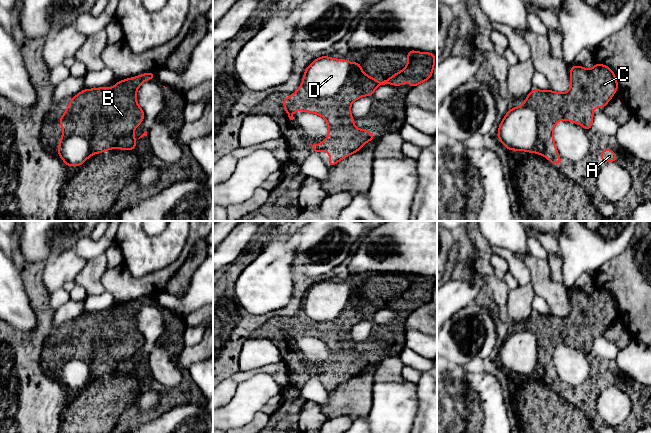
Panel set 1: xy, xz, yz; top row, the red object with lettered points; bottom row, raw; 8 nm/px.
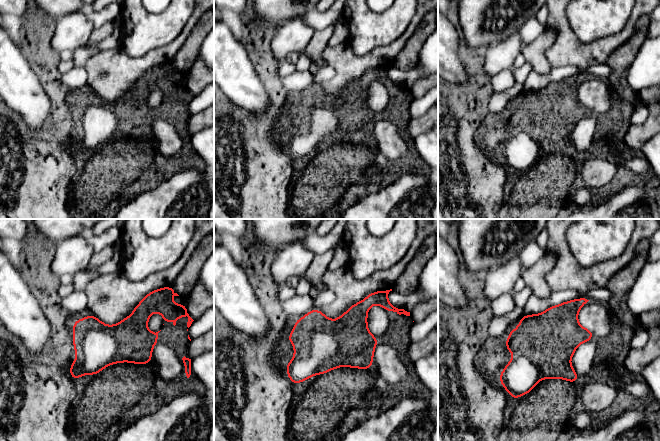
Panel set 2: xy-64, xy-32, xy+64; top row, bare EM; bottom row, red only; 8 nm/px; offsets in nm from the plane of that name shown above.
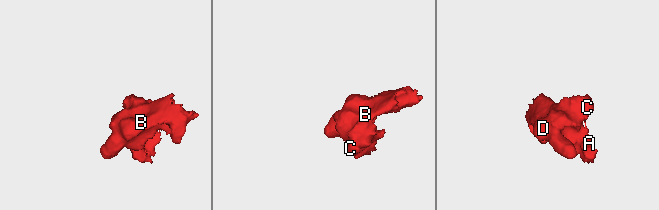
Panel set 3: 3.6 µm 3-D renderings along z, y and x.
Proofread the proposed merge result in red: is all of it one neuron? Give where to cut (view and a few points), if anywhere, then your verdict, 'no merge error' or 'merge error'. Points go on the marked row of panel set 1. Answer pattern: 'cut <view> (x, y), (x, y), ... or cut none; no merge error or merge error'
cut xz (352, 63), (349, 77), (331, 96), (313, 97), (301, 86); merge error

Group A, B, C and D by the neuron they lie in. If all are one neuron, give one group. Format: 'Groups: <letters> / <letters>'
Groups: A B C / D

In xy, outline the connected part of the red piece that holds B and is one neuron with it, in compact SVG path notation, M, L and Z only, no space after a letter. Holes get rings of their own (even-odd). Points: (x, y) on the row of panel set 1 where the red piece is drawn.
M146 72L137 77L121 80L112 88L83 89L70 100L64 114L61 115L59 126L64 133L87 137L91 141L92 154L119 148L122 150L135 150L136 141L132 136L135 128L144 120L145 114L136 101L136 92L146 80L156 79L153 72ZM103 118L107 124L97 130L93 128L95 120Z

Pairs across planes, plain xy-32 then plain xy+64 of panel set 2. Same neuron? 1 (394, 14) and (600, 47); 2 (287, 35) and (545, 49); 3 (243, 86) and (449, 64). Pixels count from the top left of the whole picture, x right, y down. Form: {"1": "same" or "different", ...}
{"1": "different", "2": "different", "3": "same"}

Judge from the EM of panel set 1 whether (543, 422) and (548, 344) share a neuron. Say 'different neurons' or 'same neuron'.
same neuron

